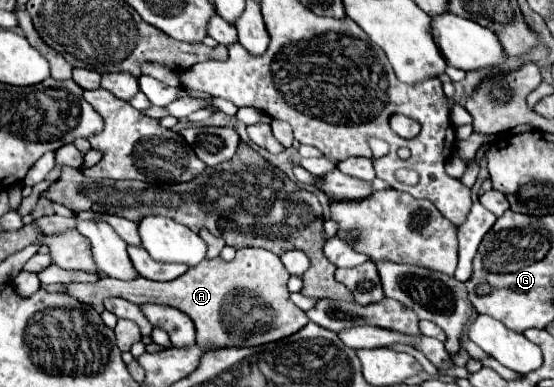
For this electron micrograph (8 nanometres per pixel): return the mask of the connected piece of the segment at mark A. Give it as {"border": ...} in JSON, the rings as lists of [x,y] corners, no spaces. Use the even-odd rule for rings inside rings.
{"border":[[[238,249],[234,261],[224,263],[218,259],[204,259],[198,267],[188,269],[182,277],[158,283],[144,277],[134,281],[118,281],[102,277],[96,283],[70,283],[68,295],[92,305],[102,313],[102,301],[106,297],[122,297],[136,305],[160,303],[184,311],[196,325],[196,343],[206,347],[254,347],[278,341],[300,331],[308,317],[290,301],[286,287],[290,275],[286,273],[280,257],[268,249]],[[240,309],[240,317],[238,317]]]}

